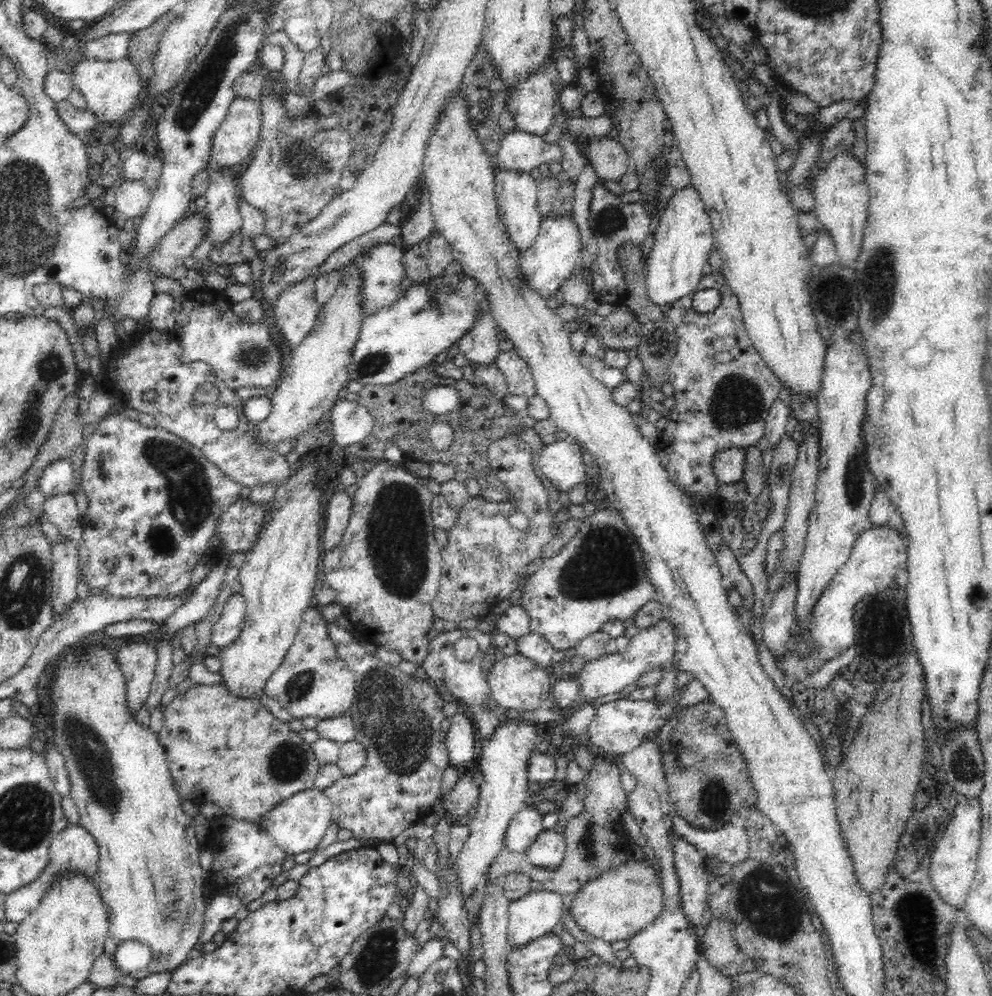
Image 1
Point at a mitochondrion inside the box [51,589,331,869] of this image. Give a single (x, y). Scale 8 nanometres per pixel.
(93, 760)

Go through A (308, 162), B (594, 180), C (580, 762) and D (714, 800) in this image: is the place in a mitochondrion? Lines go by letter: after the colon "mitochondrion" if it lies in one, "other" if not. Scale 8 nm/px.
A: mitochondrion
B: other
C: other
D: mitochondrion

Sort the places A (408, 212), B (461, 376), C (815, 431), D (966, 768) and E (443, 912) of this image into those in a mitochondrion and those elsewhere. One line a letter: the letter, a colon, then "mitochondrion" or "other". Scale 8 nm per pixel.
A: other
B: other
C: other
D: mitochondrion
E: other

